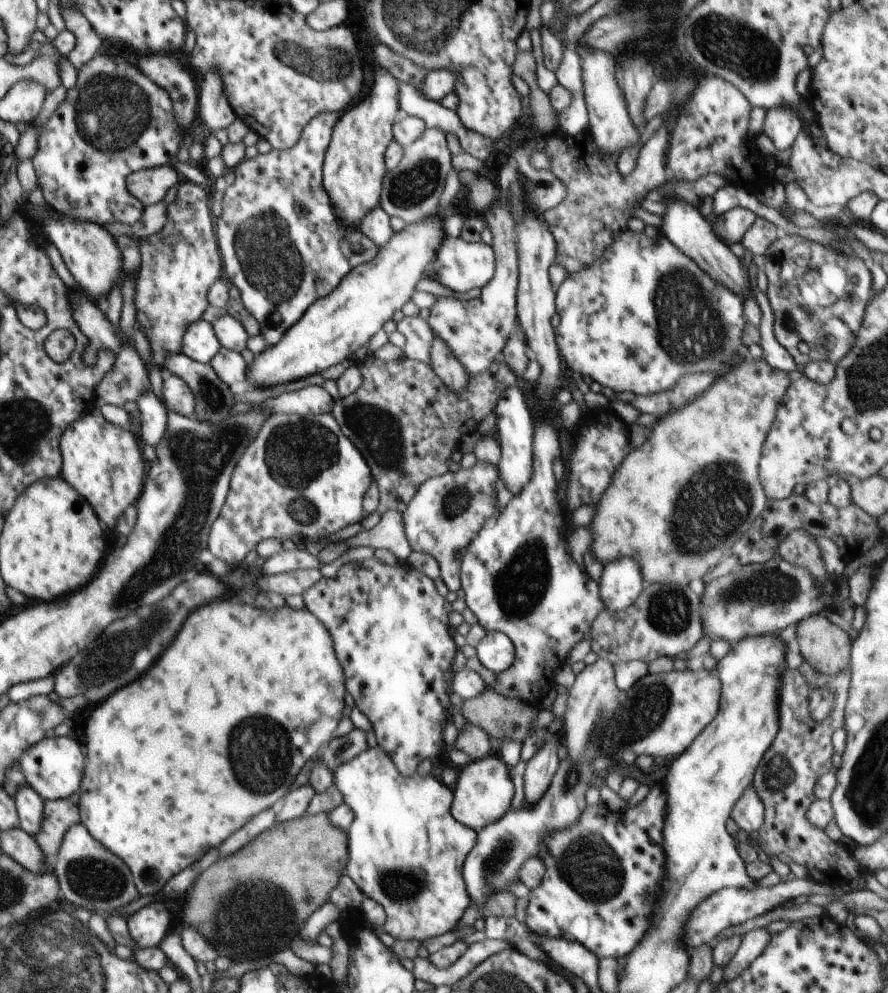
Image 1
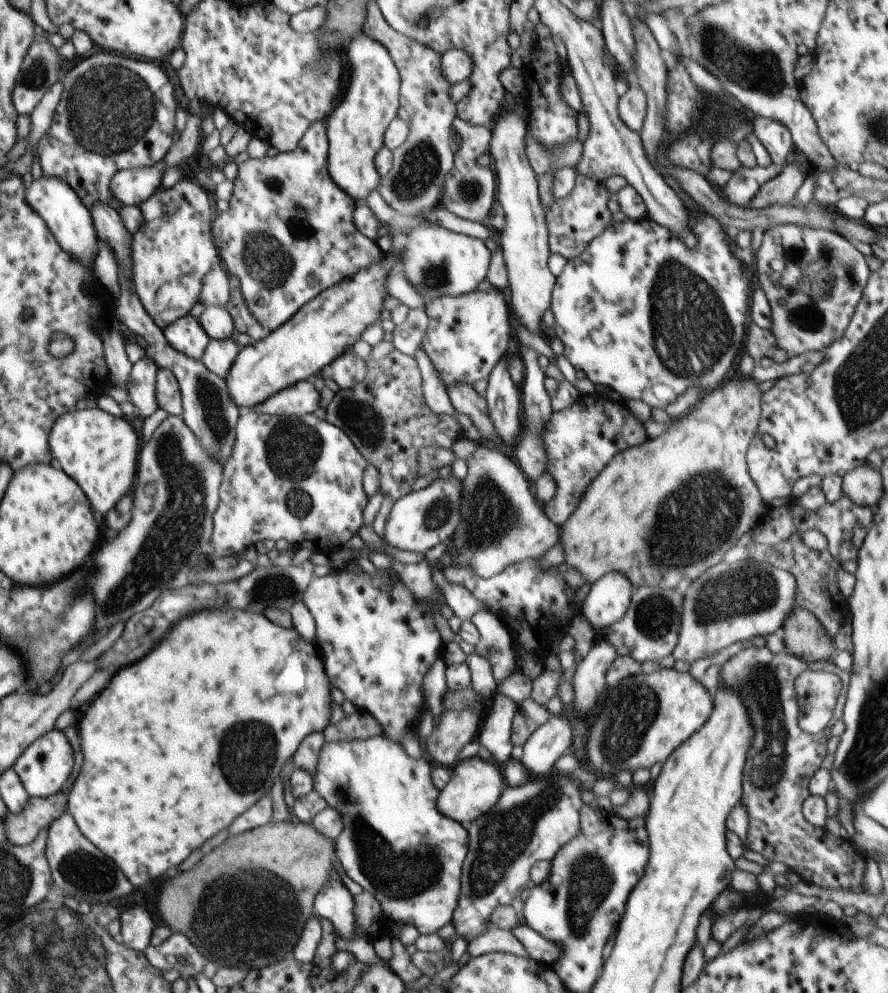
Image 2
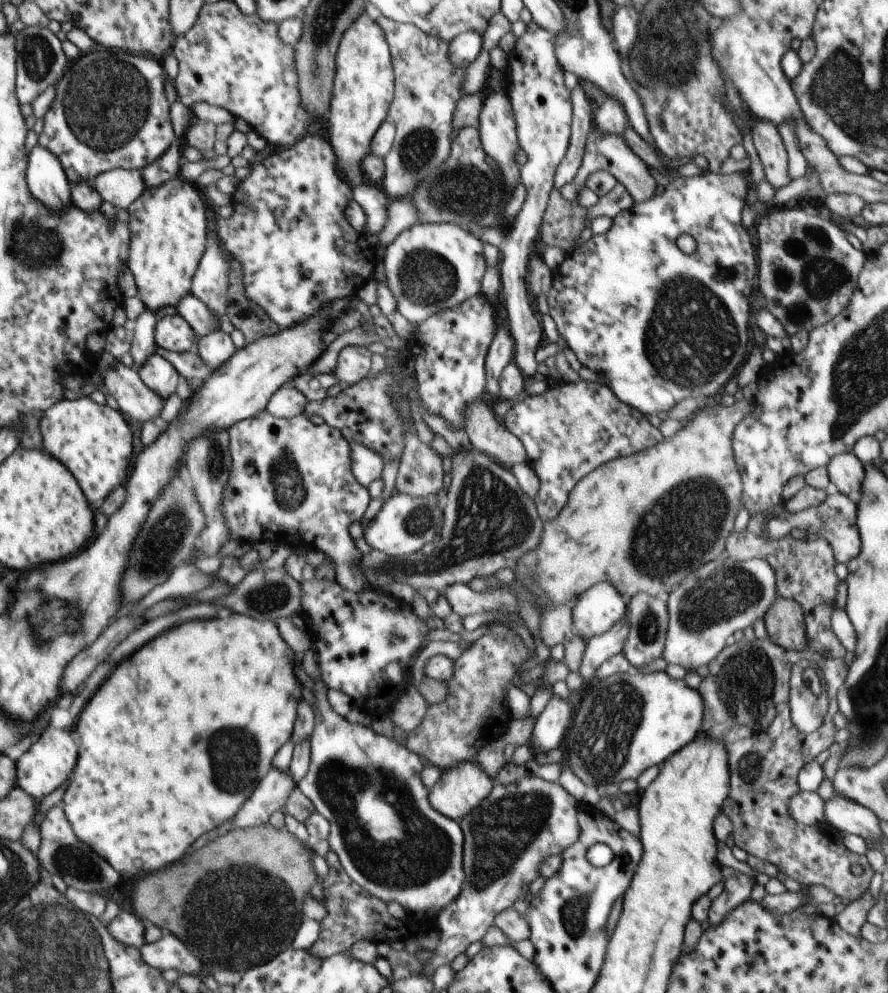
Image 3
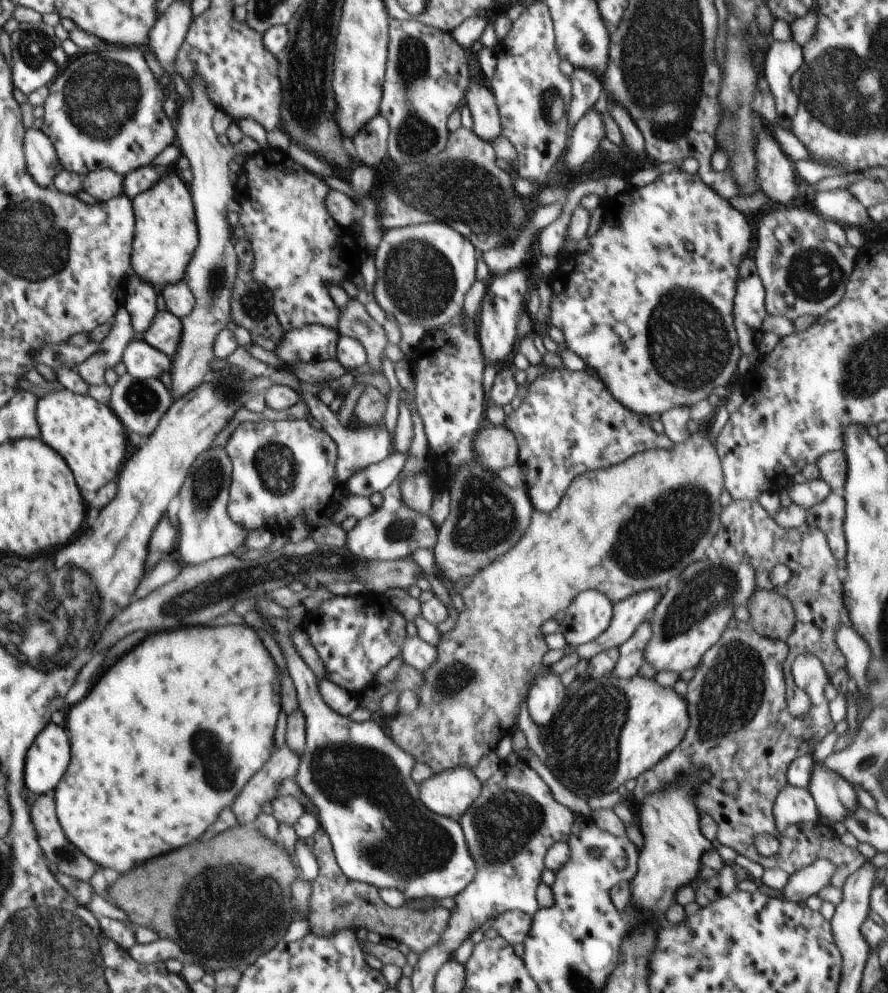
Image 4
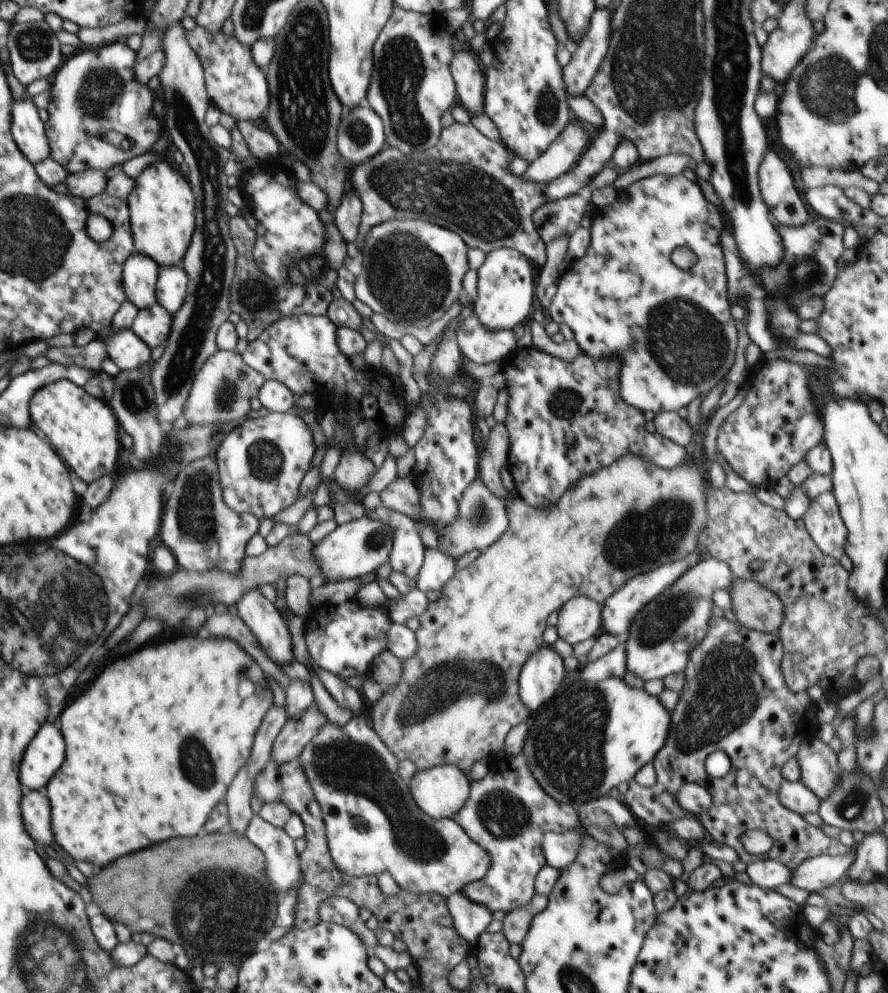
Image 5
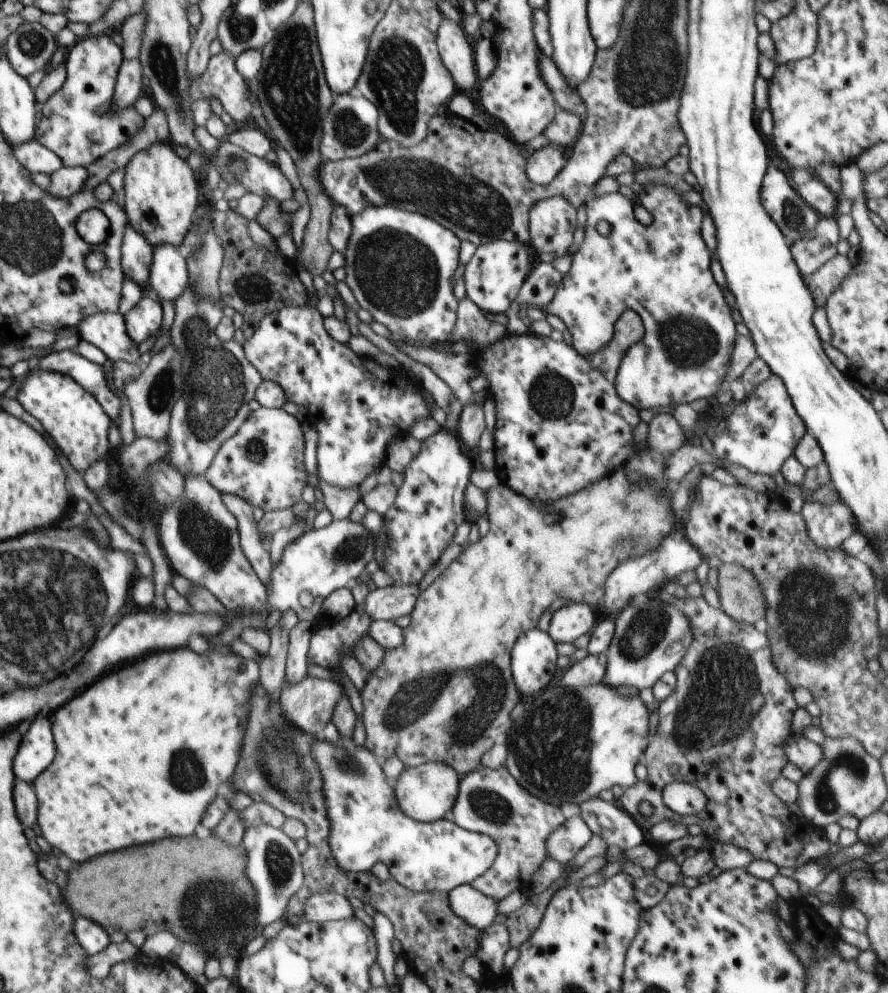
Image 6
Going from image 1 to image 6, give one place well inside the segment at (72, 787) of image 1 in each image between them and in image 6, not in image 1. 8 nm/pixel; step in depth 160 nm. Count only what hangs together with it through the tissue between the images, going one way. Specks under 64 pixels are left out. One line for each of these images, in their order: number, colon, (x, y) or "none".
2: (45, 768)
3: (47, 763)
4: (49, 756)
5: (45, 754)
6: (37, 751)

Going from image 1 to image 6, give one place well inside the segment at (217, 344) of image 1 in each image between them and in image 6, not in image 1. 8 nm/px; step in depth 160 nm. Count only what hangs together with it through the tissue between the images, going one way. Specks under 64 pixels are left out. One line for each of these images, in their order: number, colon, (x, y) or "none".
2: (186, 335)
3: (172, 332)
4: (165, 332)
5: (153, 325)
6: (144, 320)

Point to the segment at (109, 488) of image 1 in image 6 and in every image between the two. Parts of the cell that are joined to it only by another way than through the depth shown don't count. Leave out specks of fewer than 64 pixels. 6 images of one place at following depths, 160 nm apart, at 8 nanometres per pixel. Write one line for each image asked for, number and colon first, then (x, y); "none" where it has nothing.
2: (98, 450)
3: (94, 442)
4: (91, 438)
5: (84, 430)
6: (73, 418)

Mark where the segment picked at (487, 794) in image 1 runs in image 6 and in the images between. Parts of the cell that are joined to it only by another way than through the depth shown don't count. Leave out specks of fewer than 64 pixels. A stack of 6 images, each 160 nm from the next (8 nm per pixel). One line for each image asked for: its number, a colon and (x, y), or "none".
2: (474, 788)
3: (460, 789)
4: (449, 793)
5: (440, 792)
6: (427, 793)

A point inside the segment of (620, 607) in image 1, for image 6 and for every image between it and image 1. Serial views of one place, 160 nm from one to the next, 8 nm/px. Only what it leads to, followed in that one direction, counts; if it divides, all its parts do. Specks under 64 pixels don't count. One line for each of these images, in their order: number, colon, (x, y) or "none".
2: (609, 597)
3: (595, 611)
4: (590, 613)
5: (580, 618)
6: (569, 622)

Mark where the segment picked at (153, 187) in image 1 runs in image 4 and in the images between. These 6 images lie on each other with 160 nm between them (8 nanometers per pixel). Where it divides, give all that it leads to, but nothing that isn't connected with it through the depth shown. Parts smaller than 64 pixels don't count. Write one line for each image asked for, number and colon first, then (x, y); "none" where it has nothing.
2: (131, 186)
3: (120, 187)
4: (105, 184)

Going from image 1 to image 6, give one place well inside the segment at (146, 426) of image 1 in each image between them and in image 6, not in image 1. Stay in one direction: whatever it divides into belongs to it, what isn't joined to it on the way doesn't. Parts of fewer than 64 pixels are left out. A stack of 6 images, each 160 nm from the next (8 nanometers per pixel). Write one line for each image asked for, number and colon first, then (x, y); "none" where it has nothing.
2: (141, 386)
3: (143, 346)
4: (141, 296)
5: (140, 273)
6: (136, 252)

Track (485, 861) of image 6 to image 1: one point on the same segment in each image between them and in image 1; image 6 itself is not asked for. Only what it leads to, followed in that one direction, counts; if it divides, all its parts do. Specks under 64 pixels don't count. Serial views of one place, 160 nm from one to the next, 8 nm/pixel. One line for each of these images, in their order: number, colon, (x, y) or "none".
1: (406, 850)
2: (395, 843)
3: (391, 842)
4: (359, 780)
5: (373, 825)

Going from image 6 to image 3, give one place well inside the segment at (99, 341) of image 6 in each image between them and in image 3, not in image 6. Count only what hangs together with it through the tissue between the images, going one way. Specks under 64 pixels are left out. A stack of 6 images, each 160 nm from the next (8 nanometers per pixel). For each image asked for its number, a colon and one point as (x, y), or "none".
3: (157, 373)
4: (144, 362)
5: (128, 351)

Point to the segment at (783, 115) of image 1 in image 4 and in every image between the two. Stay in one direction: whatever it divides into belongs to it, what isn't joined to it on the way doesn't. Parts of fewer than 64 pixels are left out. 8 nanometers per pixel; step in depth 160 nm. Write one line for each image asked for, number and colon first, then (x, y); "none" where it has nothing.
2: (775, 137)
3: (766, 137)
4: (775, 176)

